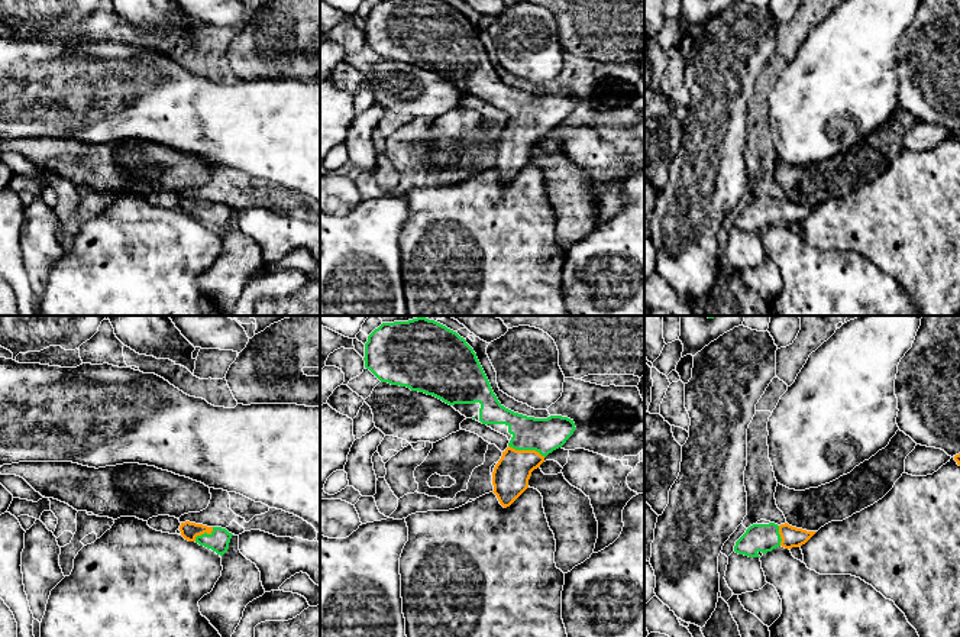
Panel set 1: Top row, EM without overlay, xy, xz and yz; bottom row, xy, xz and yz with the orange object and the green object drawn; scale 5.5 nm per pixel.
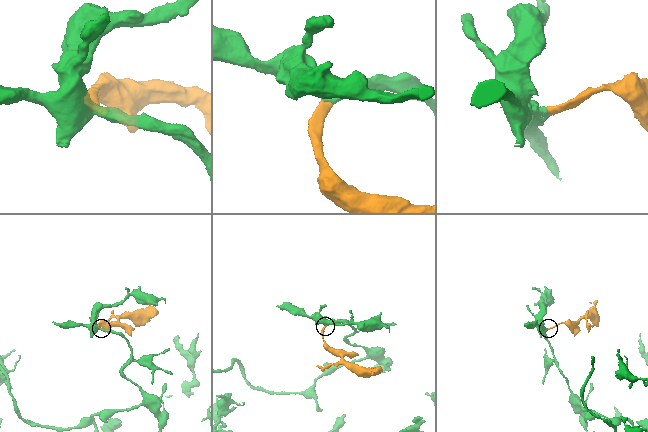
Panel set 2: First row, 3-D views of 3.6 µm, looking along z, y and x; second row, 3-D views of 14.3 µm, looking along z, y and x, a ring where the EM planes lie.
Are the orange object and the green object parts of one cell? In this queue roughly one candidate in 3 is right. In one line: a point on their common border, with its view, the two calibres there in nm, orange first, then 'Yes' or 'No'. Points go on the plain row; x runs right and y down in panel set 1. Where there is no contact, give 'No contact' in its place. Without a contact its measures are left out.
Touches orange at xz (527, 126). Thickness 200 nm (orange) against 190 nm. Yes

